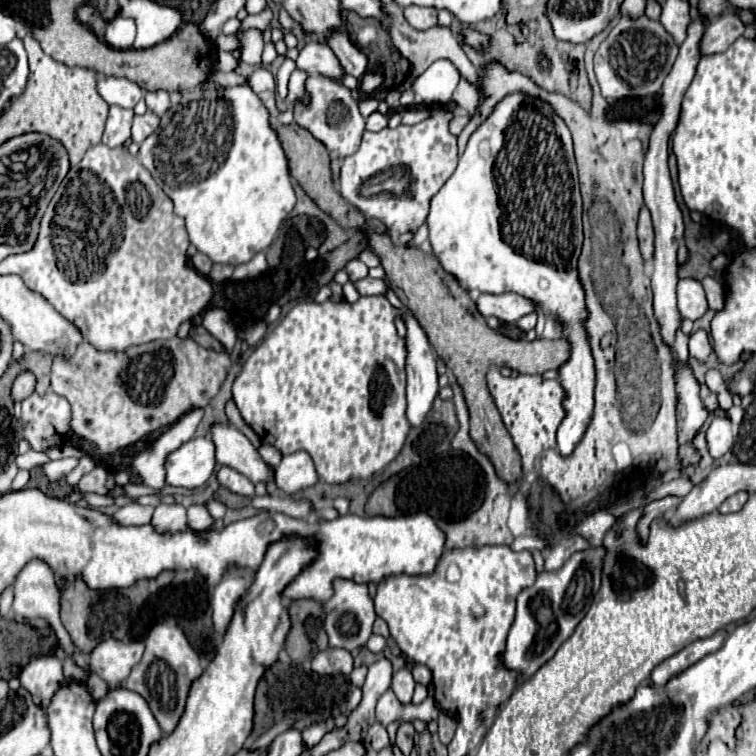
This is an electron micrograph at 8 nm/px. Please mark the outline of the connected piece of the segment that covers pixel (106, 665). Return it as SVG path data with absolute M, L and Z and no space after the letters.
M105 640L105 644L99 644L89 656L91 672L101 676L111 686L117 686L129 676L131 668L141 660L143 650L143 642Z

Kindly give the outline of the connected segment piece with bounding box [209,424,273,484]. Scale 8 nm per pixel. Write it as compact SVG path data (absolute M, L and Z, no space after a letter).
M215 424L211 428L209 436L217 448L217 464L229 466L229 468L241 472L253 484L257 484L257 482L267 484L269 480L273 480L271 466L265 464L265 460L253 448L249 438L245 434L241 434L237 428Z

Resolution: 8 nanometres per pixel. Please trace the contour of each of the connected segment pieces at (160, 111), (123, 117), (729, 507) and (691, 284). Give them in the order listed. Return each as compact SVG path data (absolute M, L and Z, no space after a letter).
M165 90L147 92L145 94L145 102L147 102L147 108L151 112L155 112L157 116L163 116L169 110L169 94Z
M113 104L109 110L107 124L105 124L103 142L111 148L125 146L125 142L131 138L131 122L133 122L133 110Z
M737 492L733 496L729 496L721 506L719 506L719 512L721 514L729 514L729 512L737 512L737 508L741 508L741 504L745 504L747 500L747 492Z
M685 278L679 280L677 284L677 306L683 318L689 320L697 320L707 312L707 300L705 300L705 292L699 280L693 278Z

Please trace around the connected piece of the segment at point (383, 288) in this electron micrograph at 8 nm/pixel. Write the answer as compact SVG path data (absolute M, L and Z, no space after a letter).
M363 278L359 282L355 282L357 290L361 292L361 296L385 296L387 294L387 282L385 280L375 280L375 278Z

